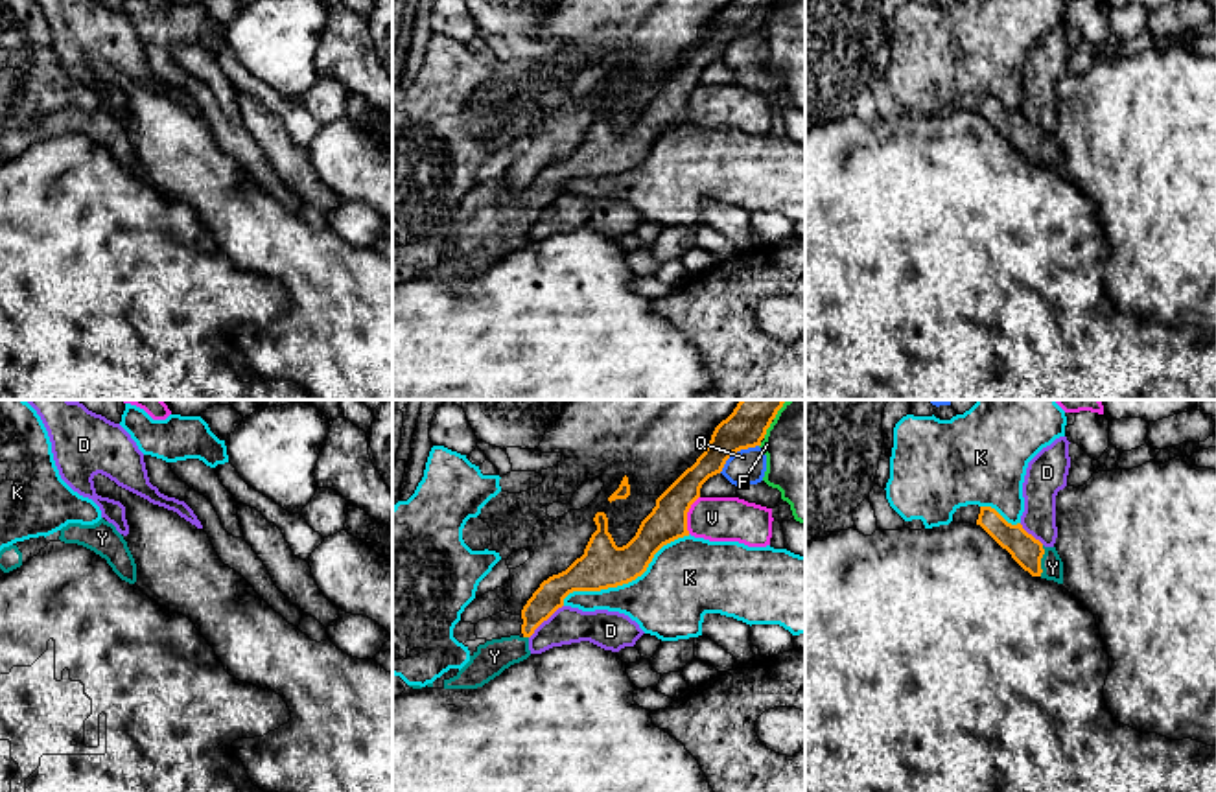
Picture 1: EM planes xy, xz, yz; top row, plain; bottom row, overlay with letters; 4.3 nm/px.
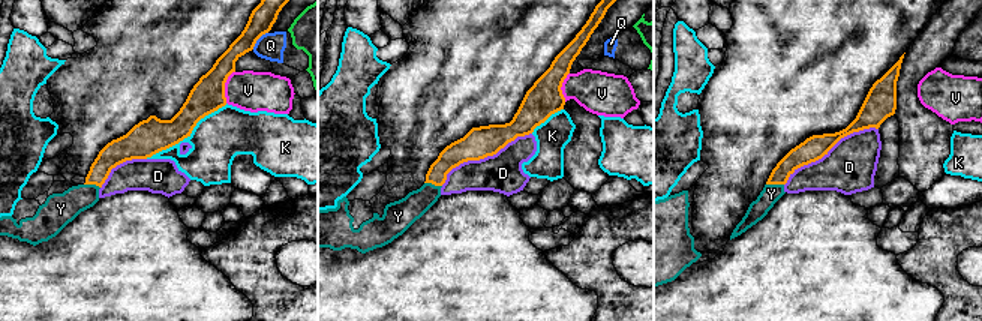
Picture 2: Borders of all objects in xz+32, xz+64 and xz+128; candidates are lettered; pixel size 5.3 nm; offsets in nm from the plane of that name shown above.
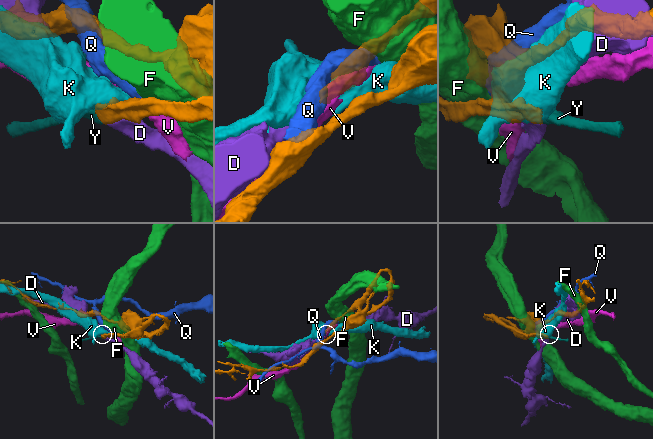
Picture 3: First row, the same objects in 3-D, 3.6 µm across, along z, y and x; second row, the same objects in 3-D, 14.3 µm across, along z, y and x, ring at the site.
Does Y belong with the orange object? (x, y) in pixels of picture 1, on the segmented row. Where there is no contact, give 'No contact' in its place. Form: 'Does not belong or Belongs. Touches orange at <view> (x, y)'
Belongs. Touches orange at yz (1040, 560)

